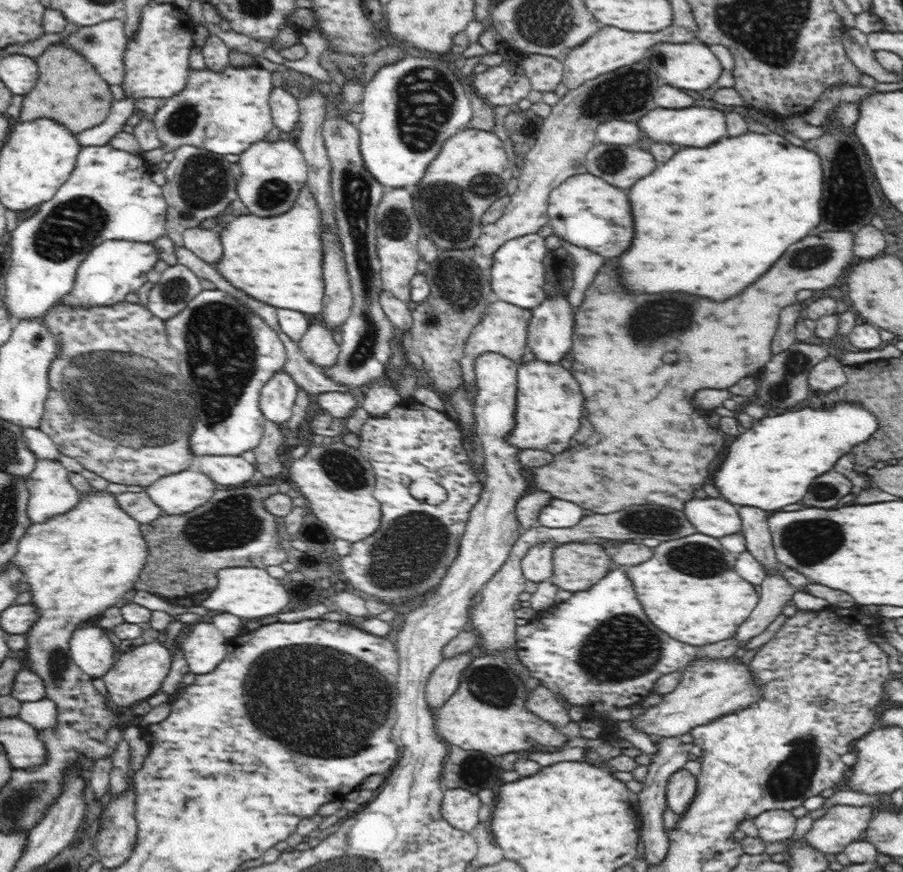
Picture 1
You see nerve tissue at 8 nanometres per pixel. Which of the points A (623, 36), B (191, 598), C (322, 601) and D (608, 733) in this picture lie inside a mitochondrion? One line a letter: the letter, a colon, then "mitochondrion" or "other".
A: other
B: other
C: other
D: other

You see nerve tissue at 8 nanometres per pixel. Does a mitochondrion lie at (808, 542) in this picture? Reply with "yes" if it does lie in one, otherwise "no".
yes

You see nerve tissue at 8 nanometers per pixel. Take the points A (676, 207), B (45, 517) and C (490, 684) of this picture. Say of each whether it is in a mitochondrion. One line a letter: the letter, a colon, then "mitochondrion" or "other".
A: other
B: other
C: mitochondrion

